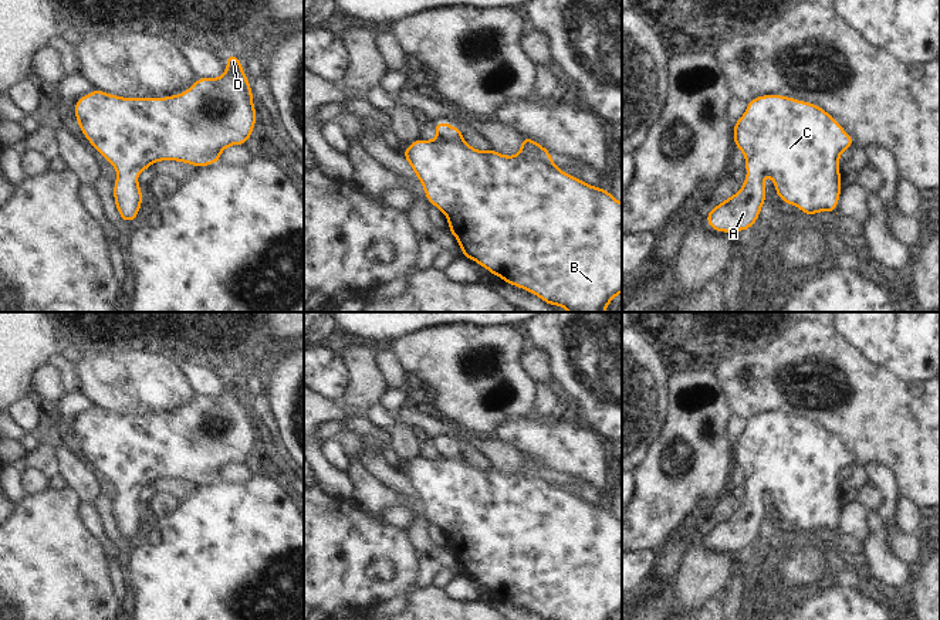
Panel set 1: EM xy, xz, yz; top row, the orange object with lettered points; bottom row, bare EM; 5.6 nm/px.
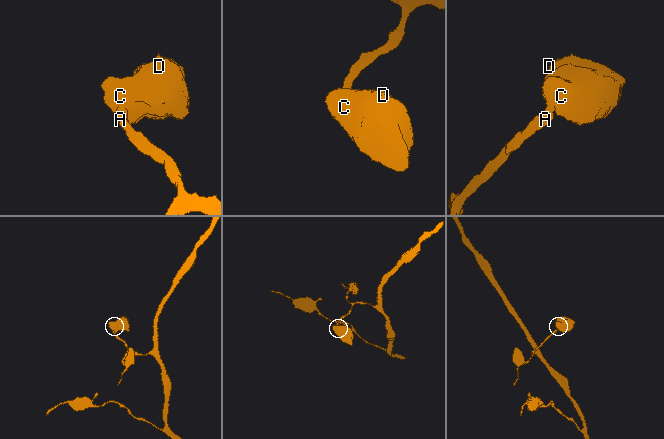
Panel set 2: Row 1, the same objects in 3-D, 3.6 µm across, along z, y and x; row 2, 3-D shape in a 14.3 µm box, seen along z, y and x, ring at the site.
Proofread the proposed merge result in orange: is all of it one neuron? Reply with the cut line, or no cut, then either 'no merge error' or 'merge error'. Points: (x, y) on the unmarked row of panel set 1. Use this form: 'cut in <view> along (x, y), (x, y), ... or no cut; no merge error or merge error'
no cut; no merge error

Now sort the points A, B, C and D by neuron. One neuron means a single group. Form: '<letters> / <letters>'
A B C D

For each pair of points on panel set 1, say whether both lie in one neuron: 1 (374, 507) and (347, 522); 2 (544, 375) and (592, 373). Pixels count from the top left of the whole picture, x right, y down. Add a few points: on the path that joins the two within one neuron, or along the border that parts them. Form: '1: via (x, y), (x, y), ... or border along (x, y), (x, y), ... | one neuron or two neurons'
1: border along (354, 501), (365, 514), (381, 521) | two neurons
2: border along (531, 346), (541, 348), (550, 356), (553, 366) | two neurons

